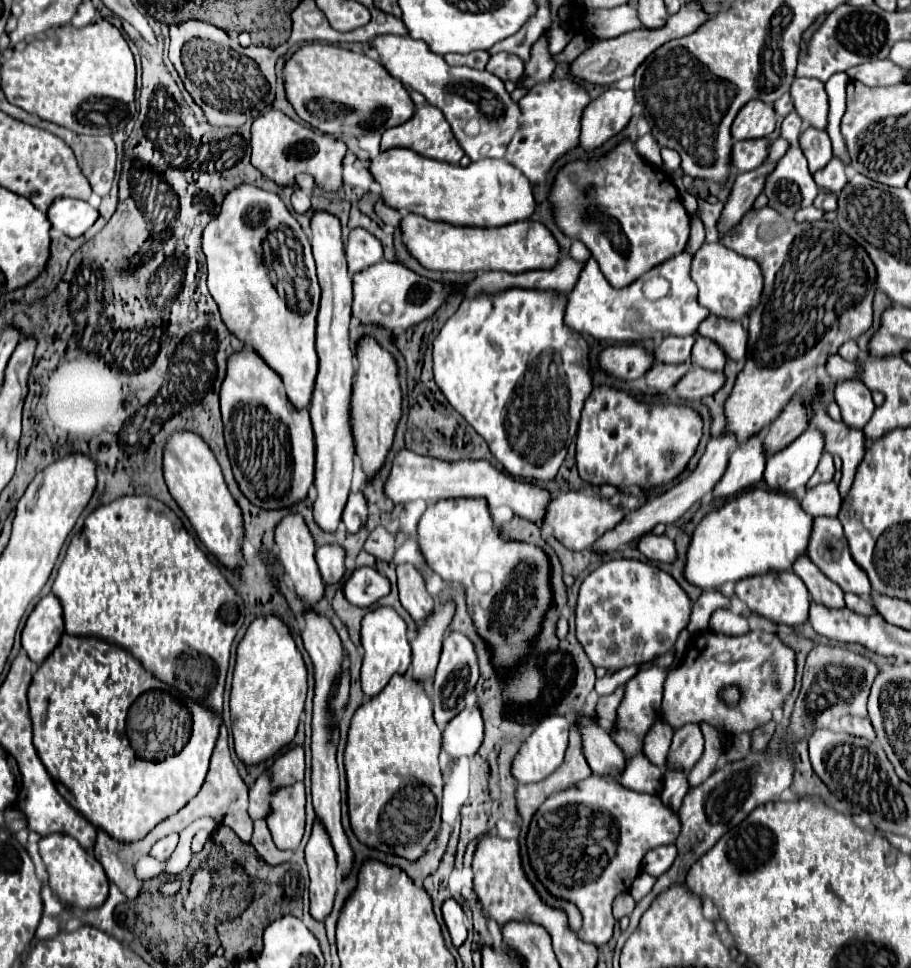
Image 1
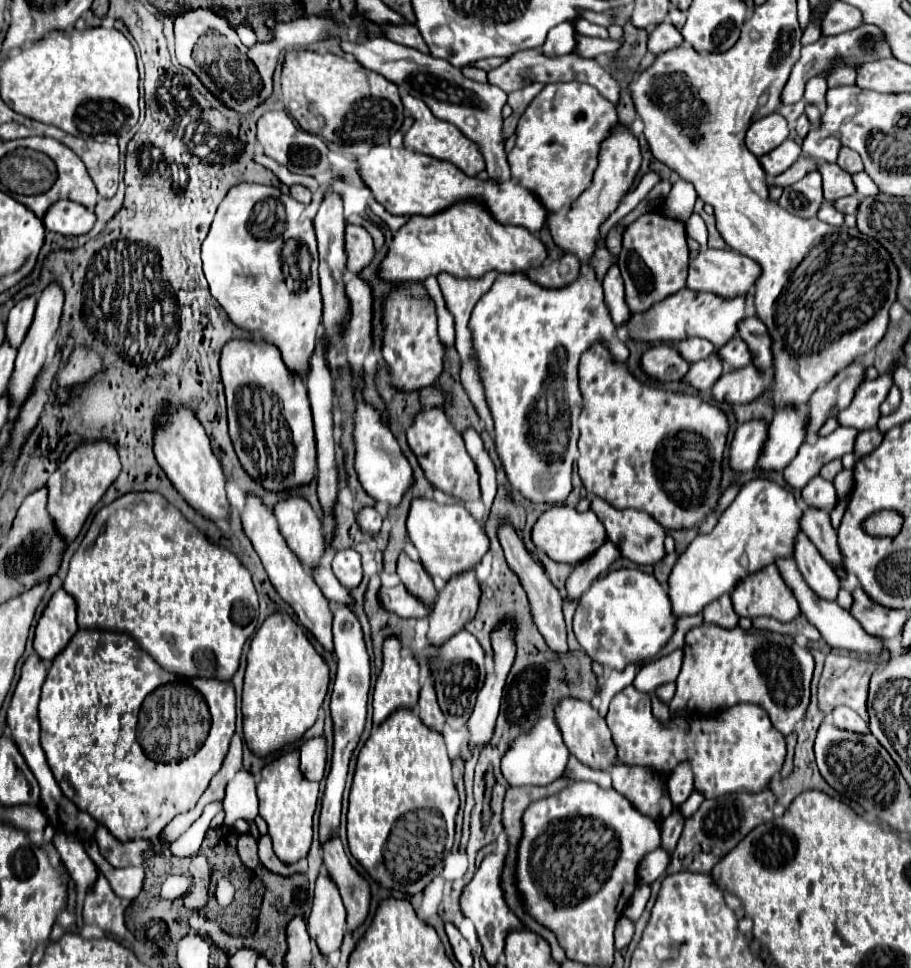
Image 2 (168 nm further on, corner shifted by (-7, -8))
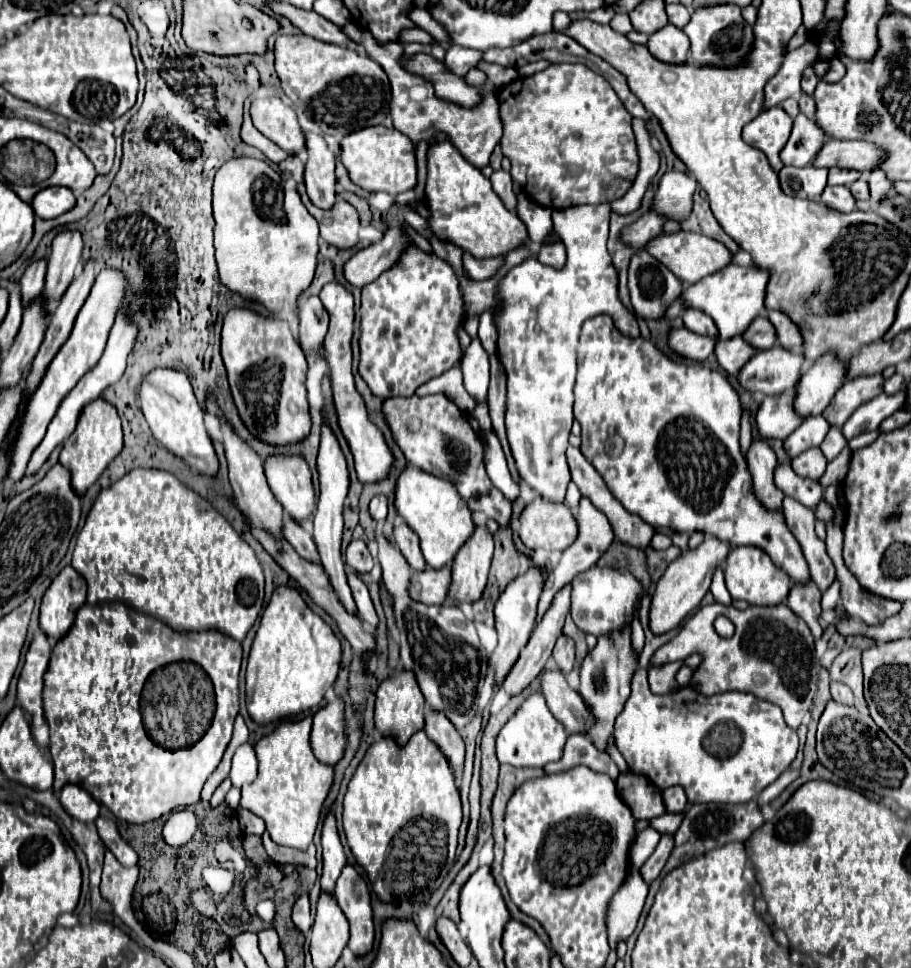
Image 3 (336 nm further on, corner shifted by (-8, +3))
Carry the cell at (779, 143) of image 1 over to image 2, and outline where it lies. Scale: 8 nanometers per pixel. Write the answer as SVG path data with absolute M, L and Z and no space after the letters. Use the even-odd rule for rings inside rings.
M821 163L819 173L823 175L823 193L827 201L837 201L855 193L853 177L845 173L837 163Z

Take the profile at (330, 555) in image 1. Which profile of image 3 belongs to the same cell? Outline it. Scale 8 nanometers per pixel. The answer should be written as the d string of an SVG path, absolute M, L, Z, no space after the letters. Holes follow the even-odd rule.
M352 540L346 548L346 564L352 566L358 574L364 574L364 572L370 572L374 562L372 562L372 556L366 548L366 544L362 540Z

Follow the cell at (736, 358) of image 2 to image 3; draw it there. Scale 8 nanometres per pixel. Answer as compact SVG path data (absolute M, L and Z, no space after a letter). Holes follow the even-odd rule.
M758 316L742 334L742 338L746 338L746 342L750 342L750 346L754 346L756 350L768 350L776 344L776 332L774 326L766 320L766 316Z

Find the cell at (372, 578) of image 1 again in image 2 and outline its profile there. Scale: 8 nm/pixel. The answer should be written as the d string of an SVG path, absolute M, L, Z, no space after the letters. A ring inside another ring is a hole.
M402 583L390 588L382 586L379 598L383 608L393 611L393 613L403 613L405 619L409 619L409 617L423 619L423 617L429 617L429 613L431 613L431 609L421 599L411 595Z

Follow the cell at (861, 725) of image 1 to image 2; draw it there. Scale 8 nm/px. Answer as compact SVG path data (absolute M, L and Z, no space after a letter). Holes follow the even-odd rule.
M845 705L835 707L831 715L833 715L833 723L835 723L837 727L841 727L841 729L849 729L849 731L857 731L857 733L869 731L869 729L867 729L867 723L865 723L853 709L849 709L849 707L845 707Z

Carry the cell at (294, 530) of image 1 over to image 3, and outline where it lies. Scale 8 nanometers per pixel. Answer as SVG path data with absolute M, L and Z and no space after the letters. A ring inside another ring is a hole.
M300 456L268 458L264 464L272 494L282 504L286 516L304 524L316 510L314 486L308 464Z

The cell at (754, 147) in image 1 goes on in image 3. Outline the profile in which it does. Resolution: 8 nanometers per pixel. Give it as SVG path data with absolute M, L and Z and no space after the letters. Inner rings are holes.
M798 114L794 120L792 134L790 134L786 146L782 148L780 158L786 166L808 166L808 164L812 164L812 160L814 160L816 152L820 150L820 146L824 144L824 140L826 140L824 132L804 114Z

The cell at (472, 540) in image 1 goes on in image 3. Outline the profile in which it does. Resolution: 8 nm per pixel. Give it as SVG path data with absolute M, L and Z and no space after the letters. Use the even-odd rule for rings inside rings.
M408 466L396 482L396 510L406 520L406 524L418 534L426 564L436 570L448 566L454 560L456 552L474 532L472 512L458 496L454 484L446 482L444 478L434 478L432 474L424 474L414 466Z

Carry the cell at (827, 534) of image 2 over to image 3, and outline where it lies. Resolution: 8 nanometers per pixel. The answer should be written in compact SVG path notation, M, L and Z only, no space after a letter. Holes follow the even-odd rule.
M780 464L774 472L776 486L796 502L804 504L810 510L816 510L816 506L824 498L824 488L818 482L812 482L808 478L800 478L794 474L790 464Z

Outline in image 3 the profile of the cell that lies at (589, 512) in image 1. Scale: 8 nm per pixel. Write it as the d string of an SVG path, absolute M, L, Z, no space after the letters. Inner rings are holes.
M538 496L534 502L530 502L524 508L524 512L520 516L520 538L522 538L524 546L530 550L542 548L548 552L554 552L554 550L562 552L574 542L574 538L578 538L578 522L566 504L546 502L544 498Z

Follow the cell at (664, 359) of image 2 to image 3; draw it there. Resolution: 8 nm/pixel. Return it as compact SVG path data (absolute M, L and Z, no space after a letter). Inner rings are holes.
M686 328L670 330L670 336L668 336L668 346L672 352L698 362L706 360L714 352L714 344L716 344L716 338L692 334Z

